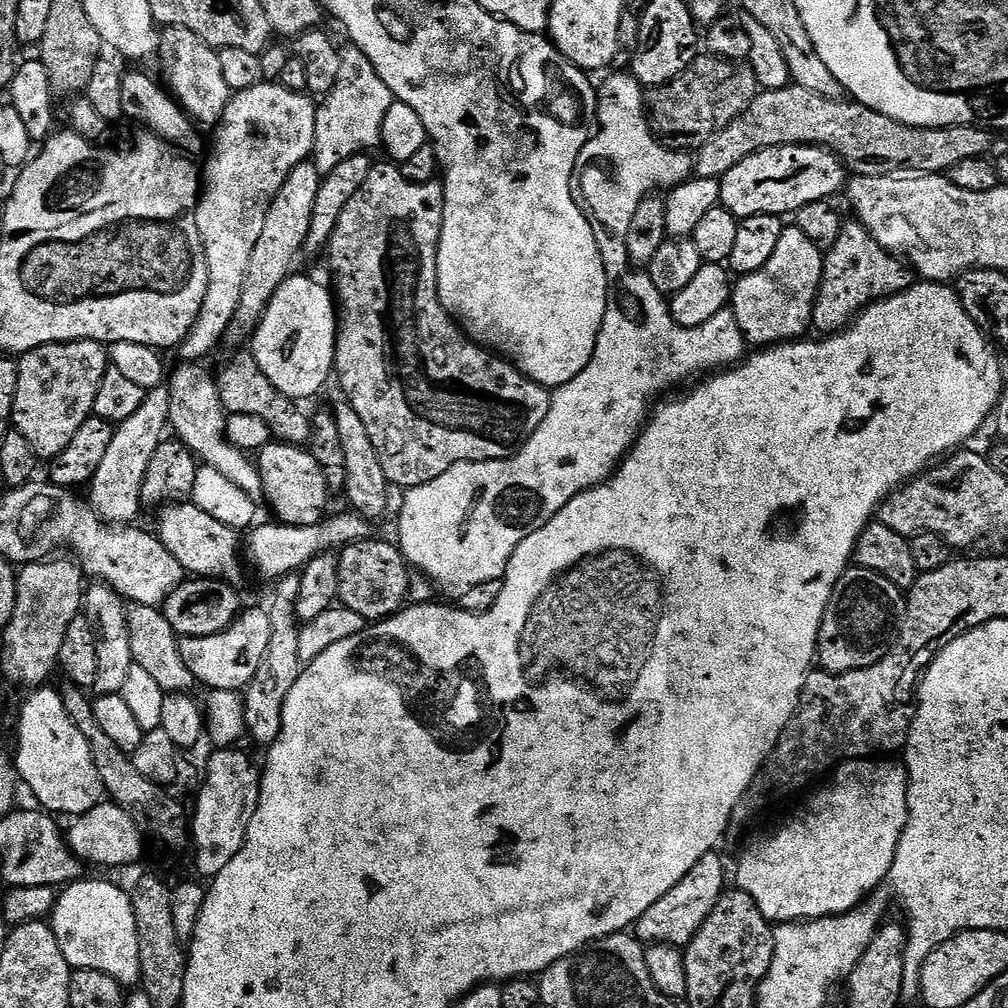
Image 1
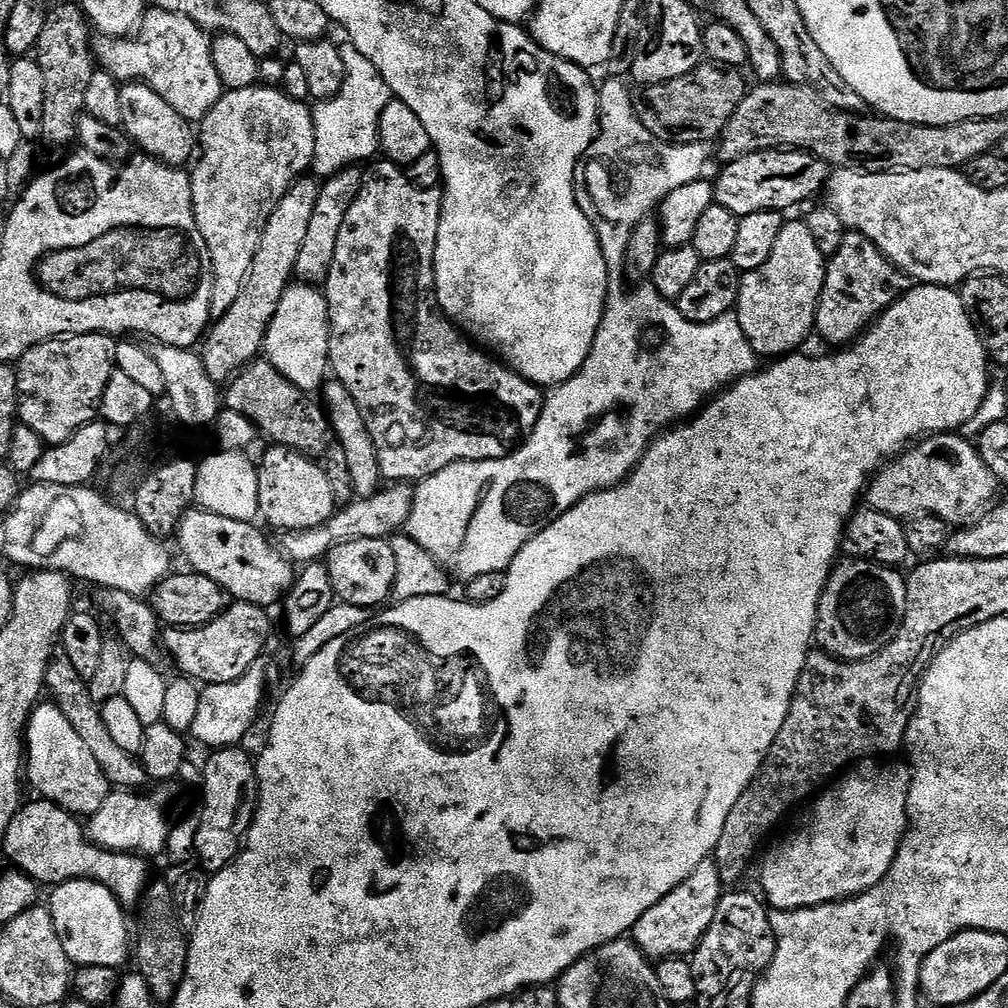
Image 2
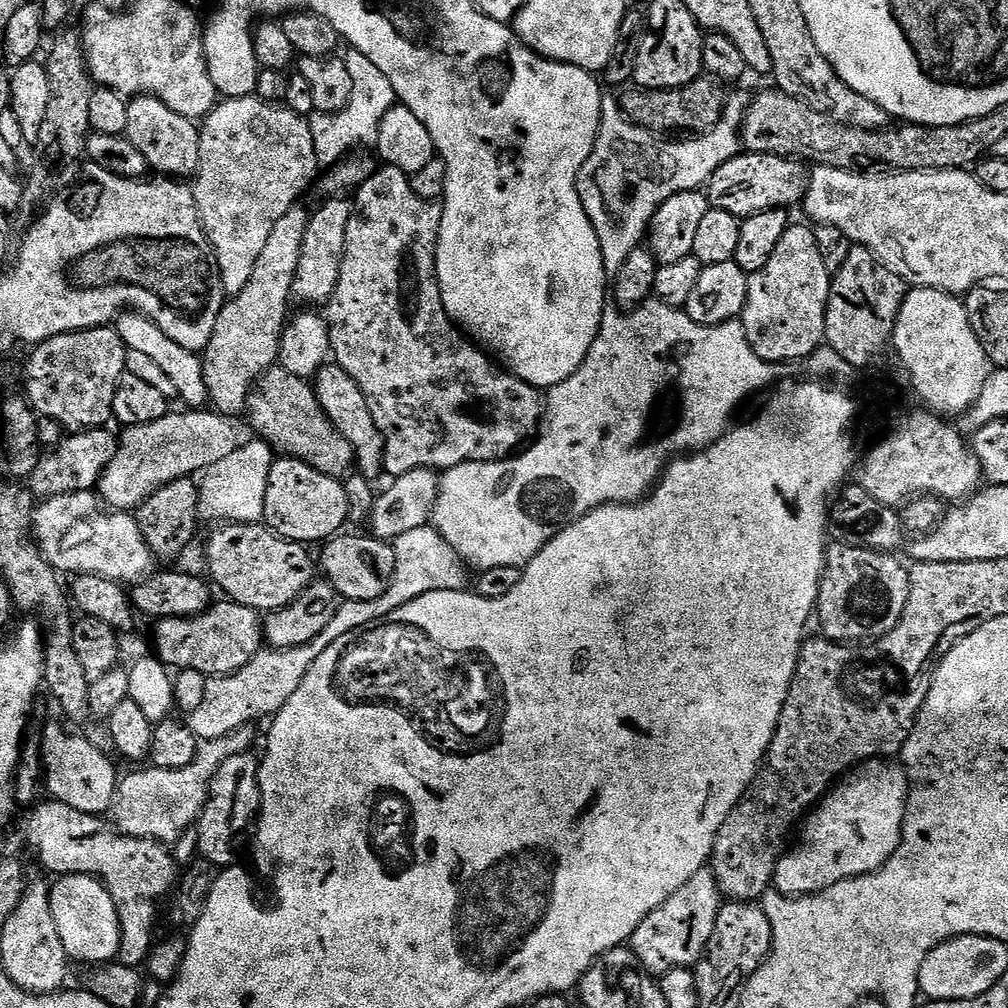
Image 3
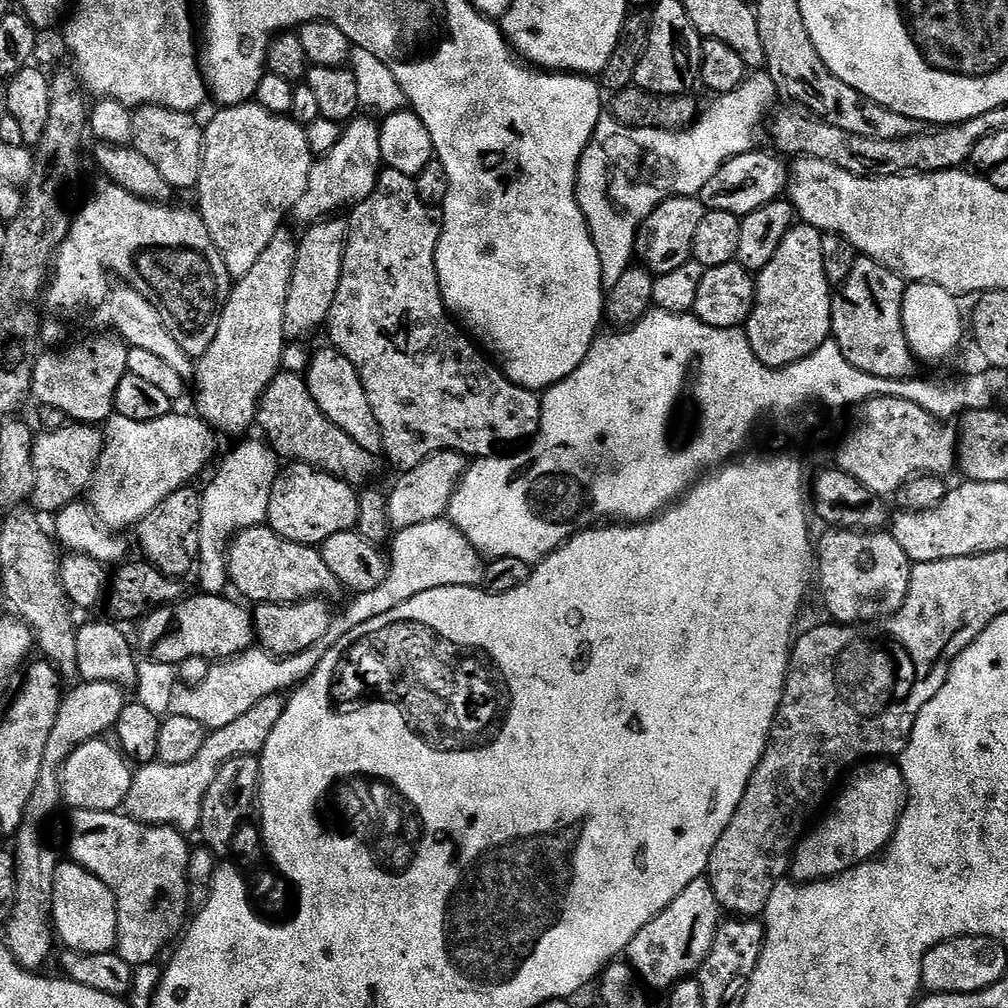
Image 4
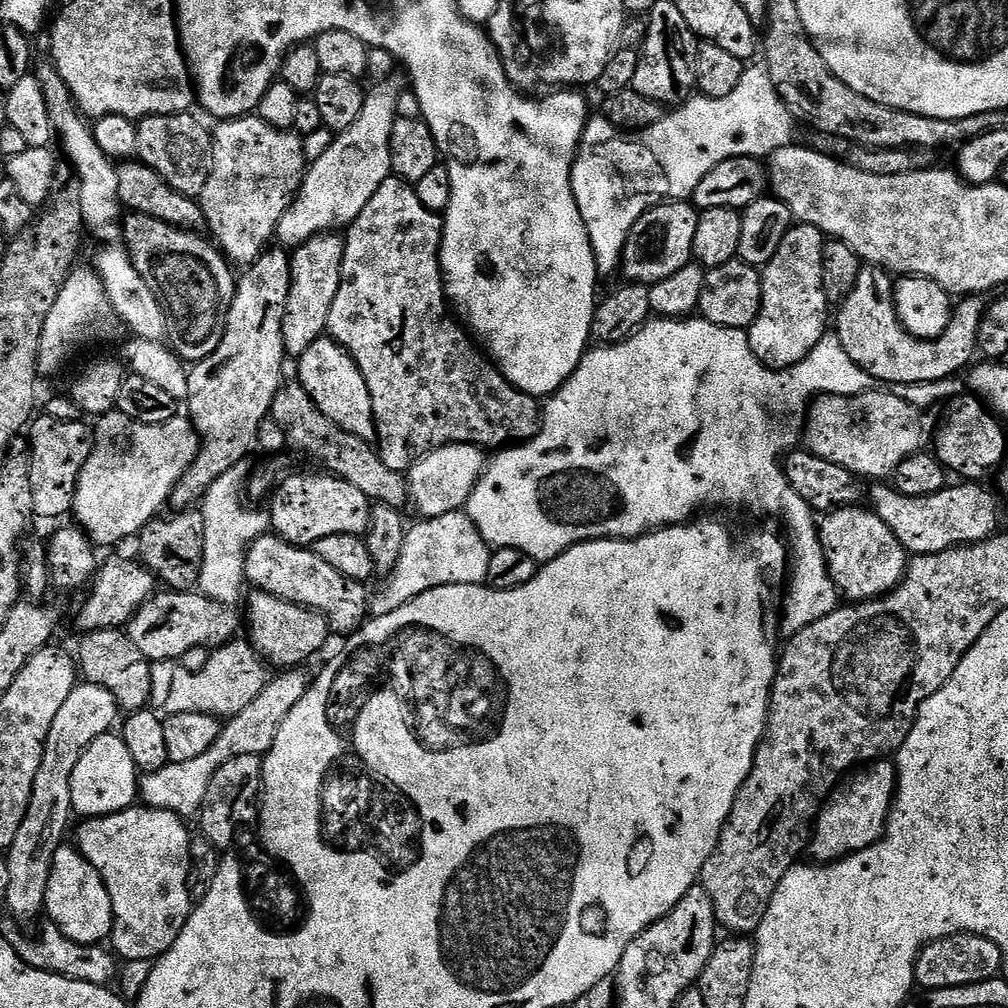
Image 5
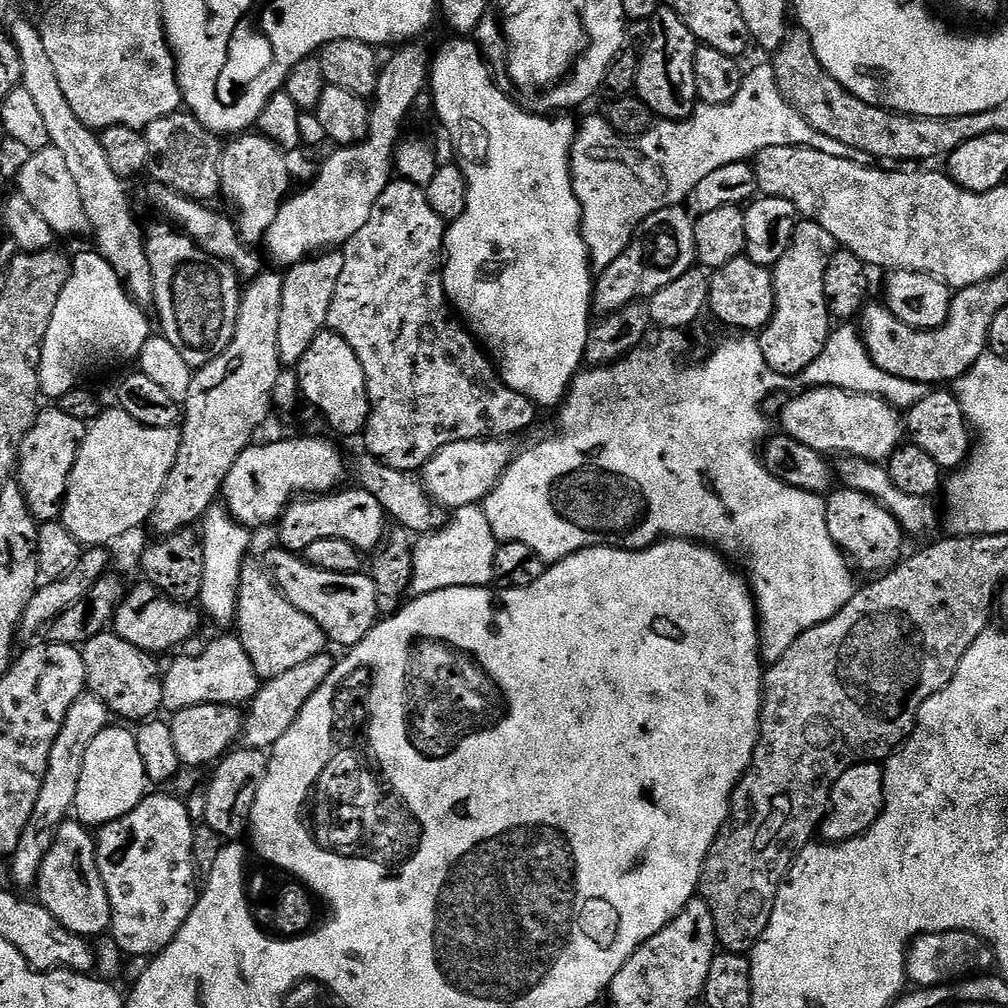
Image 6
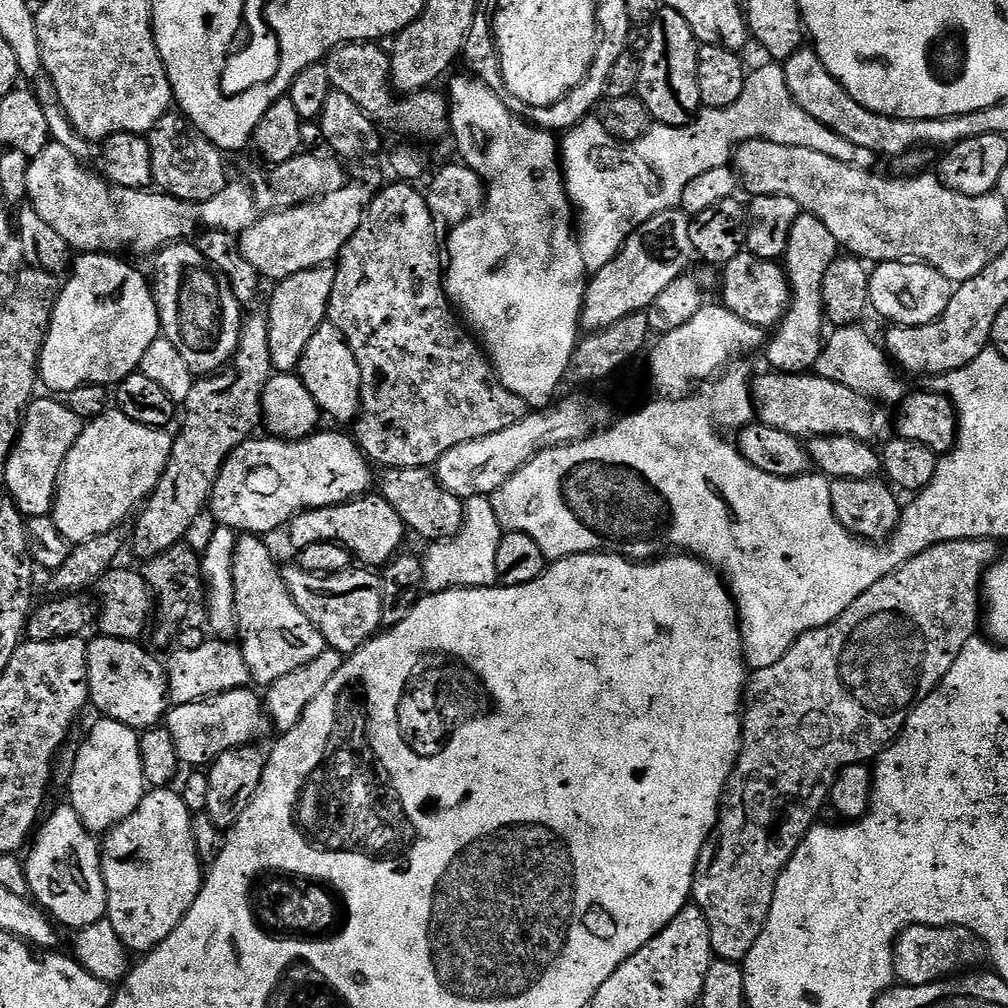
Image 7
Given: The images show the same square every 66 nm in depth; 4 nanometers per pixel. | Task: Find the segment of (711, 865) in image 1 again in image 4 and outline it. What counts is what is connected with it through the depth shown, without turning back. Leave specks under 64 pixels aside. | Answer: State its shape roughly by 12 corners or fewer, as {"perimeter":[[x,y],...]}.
{"perimeter":[[690,882],[628,943],[652,988],[699,973],[722,909],[710,882]]}

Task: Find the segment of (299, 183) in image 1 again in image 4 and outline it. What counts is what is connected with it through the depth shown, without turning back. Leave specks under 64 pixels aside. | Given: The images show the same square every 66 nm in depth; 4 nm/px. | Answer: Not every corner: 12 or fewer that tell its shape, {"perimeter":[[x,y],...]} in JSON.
{"perimeter":[[278,231],[231,285],[195,361],[195,411],[256,424],[281,371],[297,237]]}

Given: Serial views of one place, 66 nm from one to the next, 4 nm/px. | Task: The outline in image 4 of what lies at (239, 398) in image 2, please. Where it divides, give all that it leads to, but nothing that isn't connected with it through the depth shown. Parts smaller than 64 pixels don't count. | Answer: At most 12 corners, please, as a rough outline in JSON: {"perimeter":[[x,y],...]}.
{"perimeter":[[277,372],[256,424],[277,457],[360,486],[373,455]]}

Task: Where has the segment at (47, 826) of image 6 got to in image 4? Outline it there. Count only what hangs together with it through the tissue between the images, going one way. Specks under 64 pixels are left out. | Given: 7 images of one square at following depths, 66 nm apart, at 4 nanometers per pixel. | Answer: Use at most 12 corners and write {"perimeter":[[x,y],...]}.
{"perimeter":[[80,682],[58,710],[14,837],[6,943],[26,969],[52,956],[54,874],[44,837],[78,746],[111,733],[126,703]]}

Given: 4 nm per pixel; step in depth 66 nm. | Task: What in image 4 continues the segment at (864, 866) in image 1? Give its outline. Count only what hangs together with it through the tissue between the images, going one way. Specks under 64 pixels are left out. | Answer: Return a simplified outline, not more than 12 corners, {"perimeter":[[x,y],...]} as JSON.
{"perimeter":[[876,758],[790,857],[793,881],[827,880],[881,855],[906,799]]}

